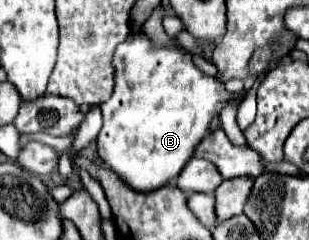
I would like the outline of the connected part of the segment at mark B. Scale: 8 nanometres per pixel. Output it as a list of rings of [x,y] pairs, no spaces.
[[[131,34],[131,38],[127,38],[127,42],[119,44],[117,50],[115,50],[113,62],[115,62],[115,72],[117,72],[117,78],[115,78],[115,92],[113,92],[113,96],[111,96],[107,102],[101,104],[103,128],[101,128],[99,136],[97,136],[97,154],[99,154],[99,158],[103,160],[103,164],[109,166],[131,190],[135,190],[135,192],[153,192],[153,190],[157,190],[157,188],[163,188],[163,186],[171,184],[171,182],[181,174],[183,166],[193,158],[193,152],[195,152],[195,148],[199,146],[199,142],[207,136],[211,118],[217,116],[217,114],[221,112],[221,108],[227,104],[227,100],[231,100],[235,94],[229,94],[229,92],[225,90],[225,86],[223,86],[221,82],[217,82],[213,76],[203,74],[203,72],[191,62],[191,56],[189,56],[185,50],[181,50],[181,48],[167,48],[167,46],[165,46],[165,48],[157,48],[157,46],[153,46],[153,44],[149,42],[149,38],[145,38],[143,34]]]

